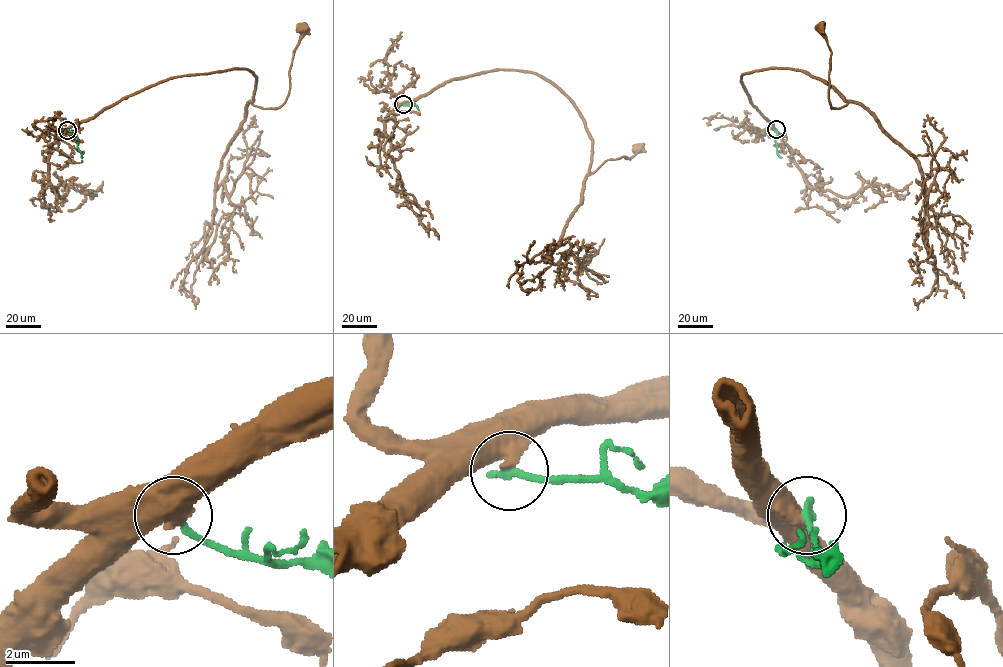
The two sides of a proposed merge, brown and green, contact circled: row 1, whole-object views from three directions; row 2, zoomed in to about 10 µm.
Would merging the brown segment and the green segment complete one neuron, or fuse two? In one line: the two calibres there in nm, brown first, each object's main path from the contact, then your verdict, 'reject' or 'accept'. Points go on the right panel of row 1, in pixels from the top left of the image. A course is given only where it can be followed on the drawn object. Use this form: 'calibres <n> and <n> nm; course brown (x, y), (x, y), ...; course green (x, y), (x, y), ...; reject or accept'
calibres 650 and 320 nm; course brown (776, 129), (751, 103), (744, 73), (801, 70), (826, 81), (847, 103), (831, 108), (831, 50), (820, 27); course green (776, 129), (774, 138), (781, 157); reject

